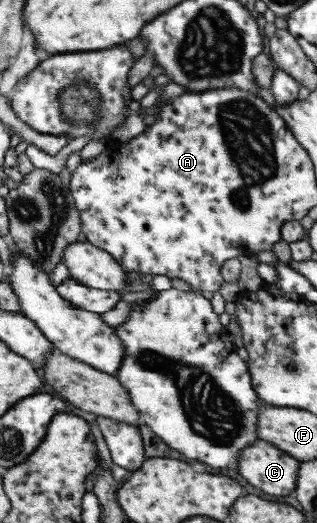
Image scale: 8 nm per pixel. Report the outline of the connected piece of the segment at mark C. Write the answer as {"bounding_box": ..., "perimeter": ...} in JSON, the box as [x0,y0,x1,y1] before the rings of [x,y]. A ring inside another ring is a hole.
{"bounding_box":[236,440,300,495],"perimeter":[[[262,440],[239,450],[236,469],[253,487],[267,495],[289,495],[294,491],[300,462]]]}

